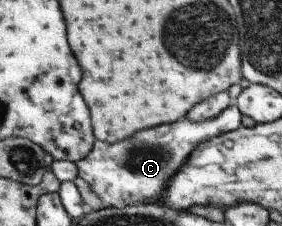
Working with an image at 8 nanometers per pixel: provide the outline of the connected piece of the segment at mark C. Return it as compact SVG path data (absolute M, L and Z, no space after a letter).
M237 104L226 108L220 116L195 122L190 118L136 132L131 139L116 143L97 141L92 153L76 162L78 174L102 201L102 208L126 208L131 205L156 205L168 192L172 178L182 170L190 156L208 140L234 132L242 127L242 112Z

